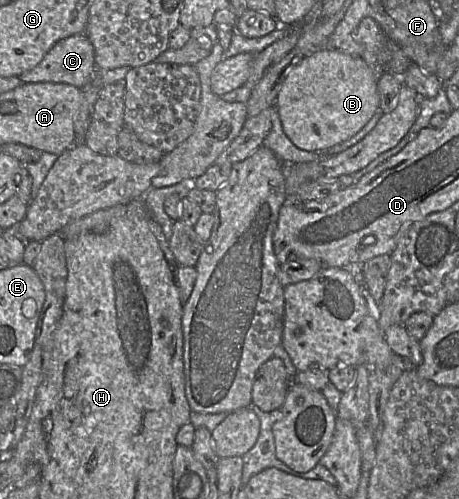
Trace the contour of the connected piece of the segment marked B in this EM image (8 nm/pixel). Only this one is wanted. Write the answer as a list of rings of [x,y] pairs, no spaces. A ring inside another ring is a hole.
[[[322,50],[304,57],[285,79],[275,107],[288,138],[300,149],[325,152],[358,133],[379,110],[378,73],[362,58],[337,50]]]

